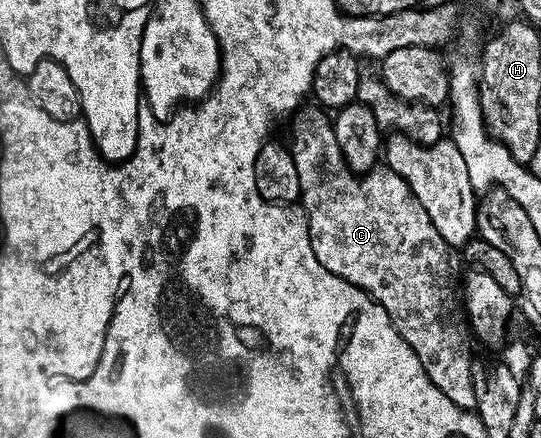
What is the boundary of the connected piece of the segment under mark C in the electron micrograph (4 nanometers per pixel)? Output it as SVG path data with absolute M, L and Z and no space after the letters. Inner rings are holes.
M301 105L291 115L293 118L290 149L294 168L298 168L298 188L300 189L298 202L306 212L310 248L314 248L314 256L318 256L318 264L322 264L322 268L334 272L334 276L362 288L375 302L382 304L382 308L386 308L386 316L390 316L390 320L394 324L394 328L400 332L402 340L406 340L406 344L410 344L414 356L418 356L418 360L422 360L422 368L426 368L426 376L430 376L434 388L438 388L438 392L443 392L449 400L454 400L454 404L458 404L458 408L469 412L475 411L477 409L476 382L474 377L472 378L472 346L468 343L470 330L466 325L465 315L463 313L456 314L456 306L458 310L458 303L461 301L462 294L458 289L458 278L456 282L456 266L452 263L453 247L448 246L446 240L442 240L442 236L438 236L438 228L434 228L426 208L422 208L422 204L418 204L418 196L414 196L410 184L406 184L406 180L402 180L402 176L398 176L398 172L394 172L386 164L377 164L364 174L354 173L342 156L342 148L338 148L338 140L334 136L334 128L332 127L332 118L319 105L311 105Z

